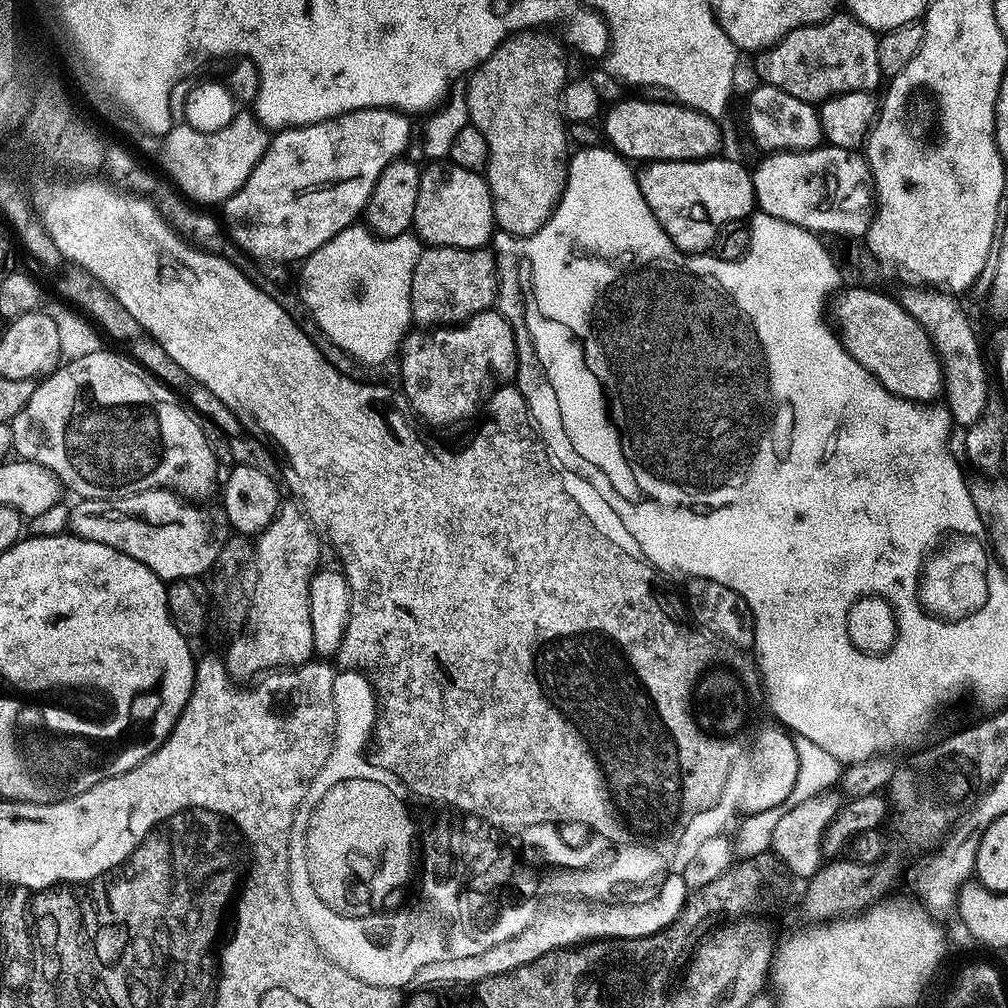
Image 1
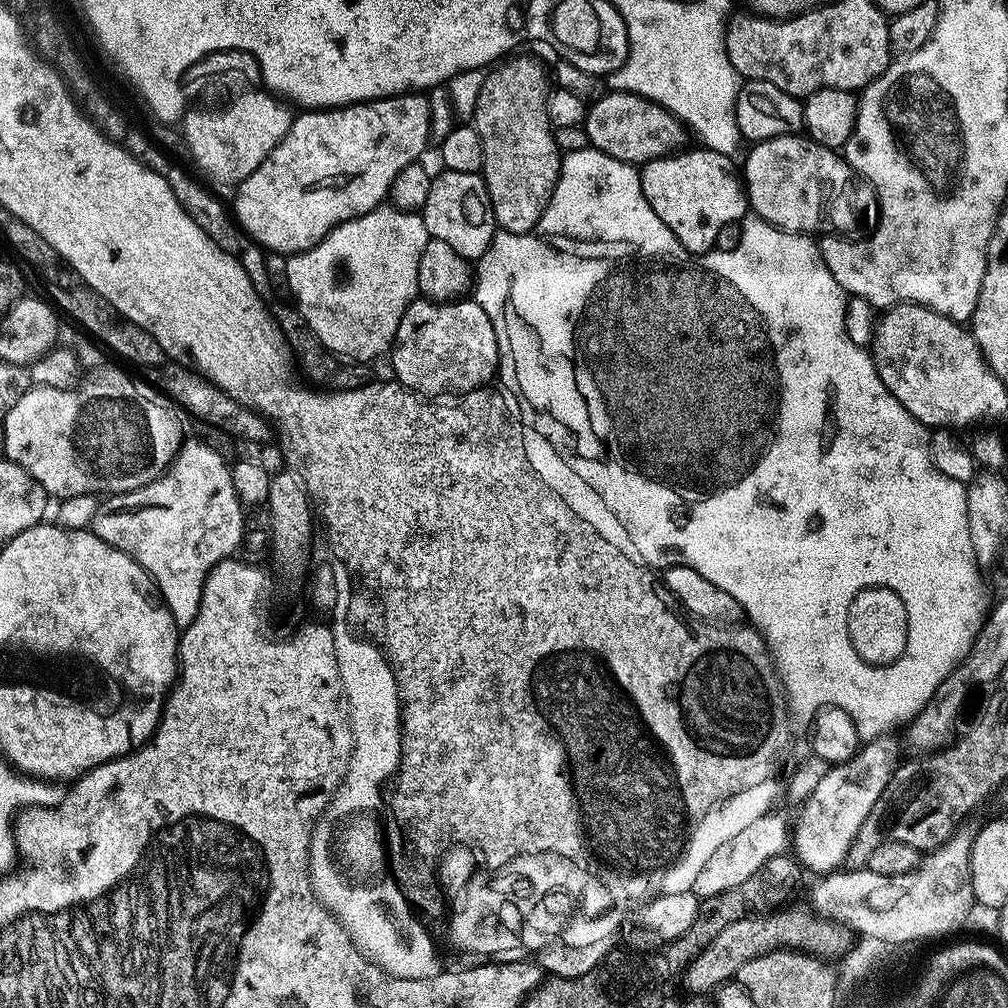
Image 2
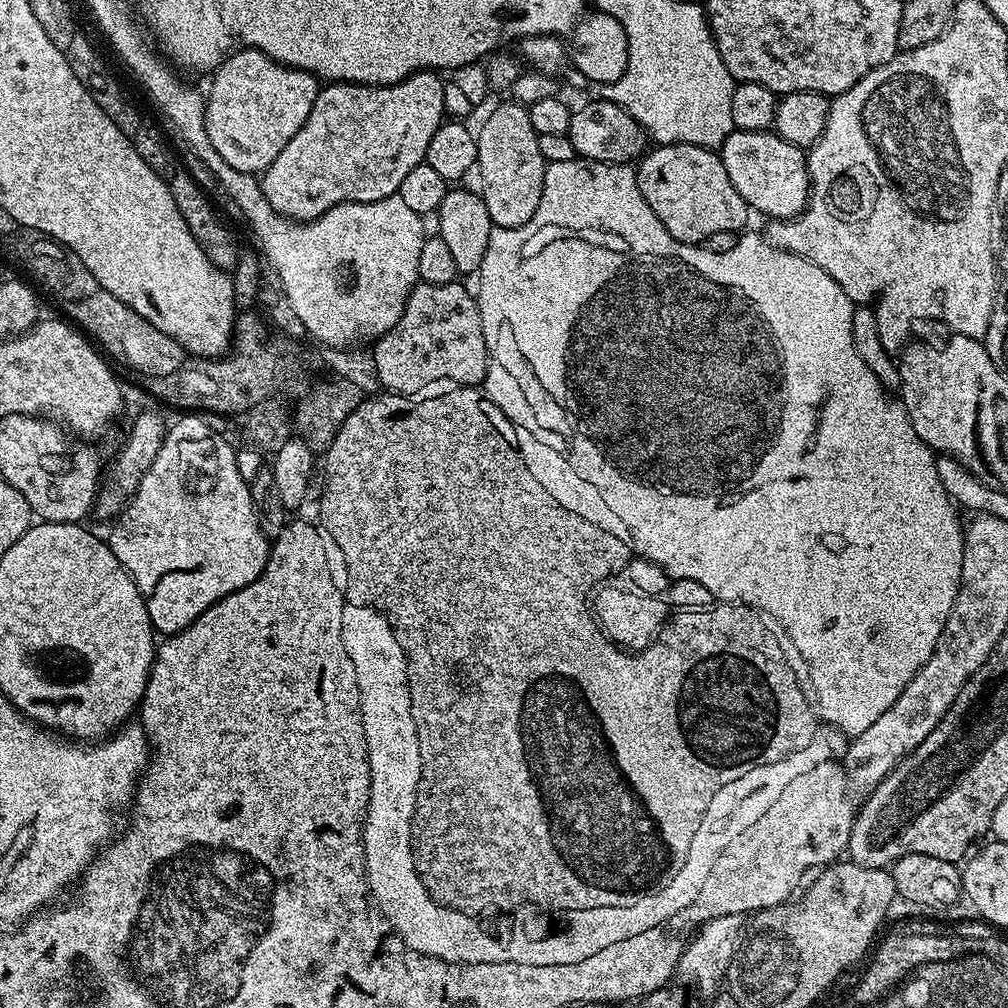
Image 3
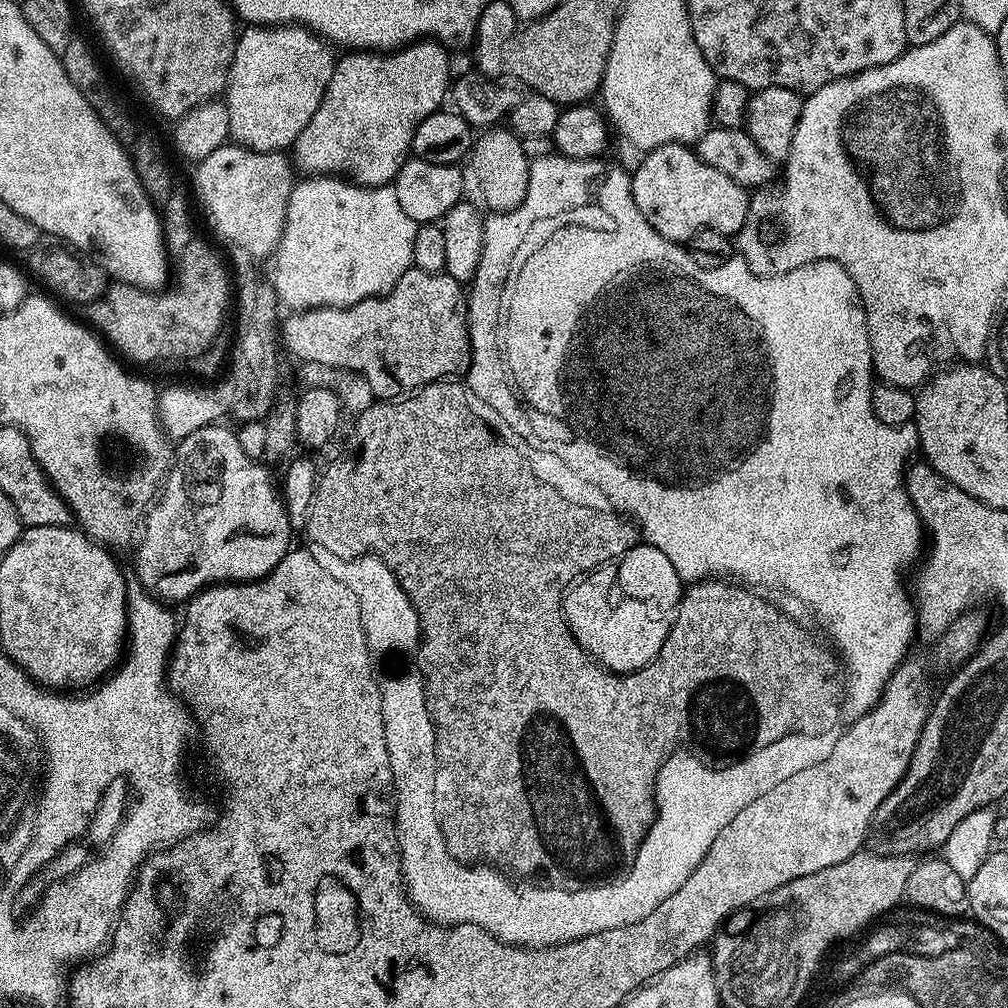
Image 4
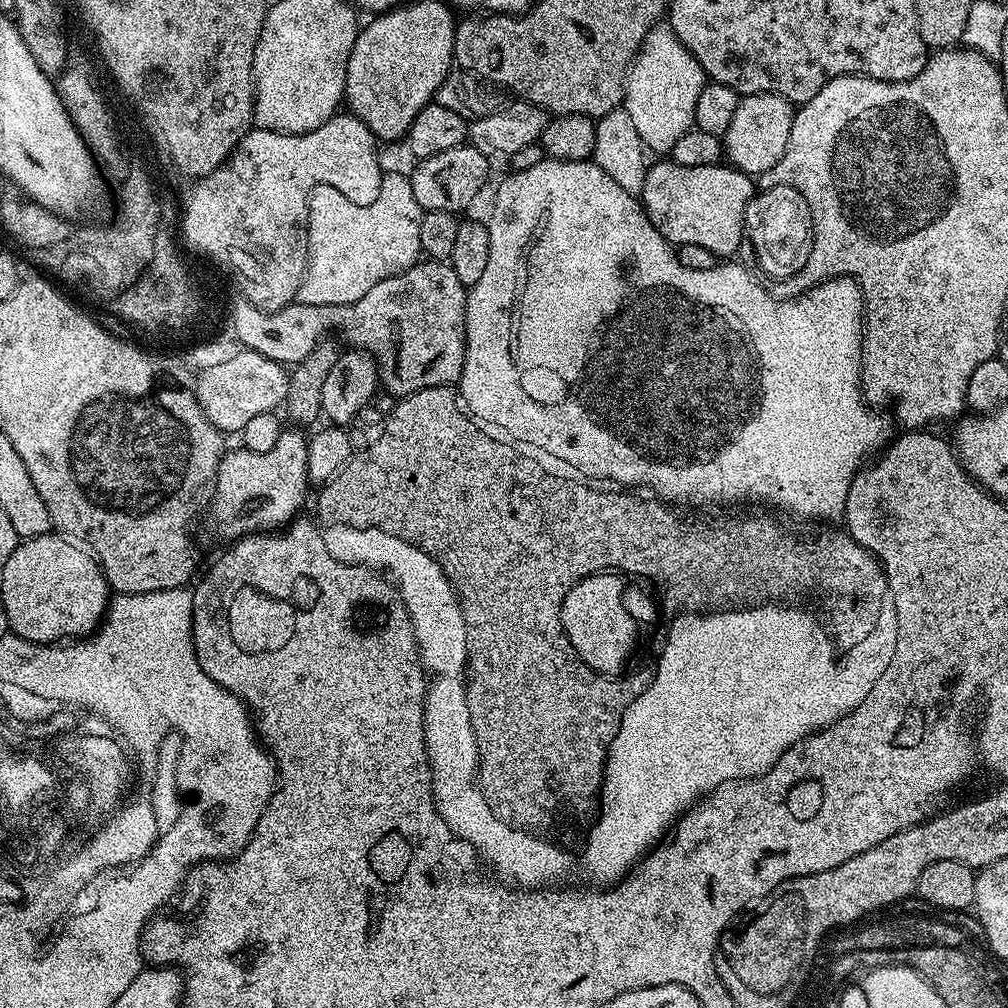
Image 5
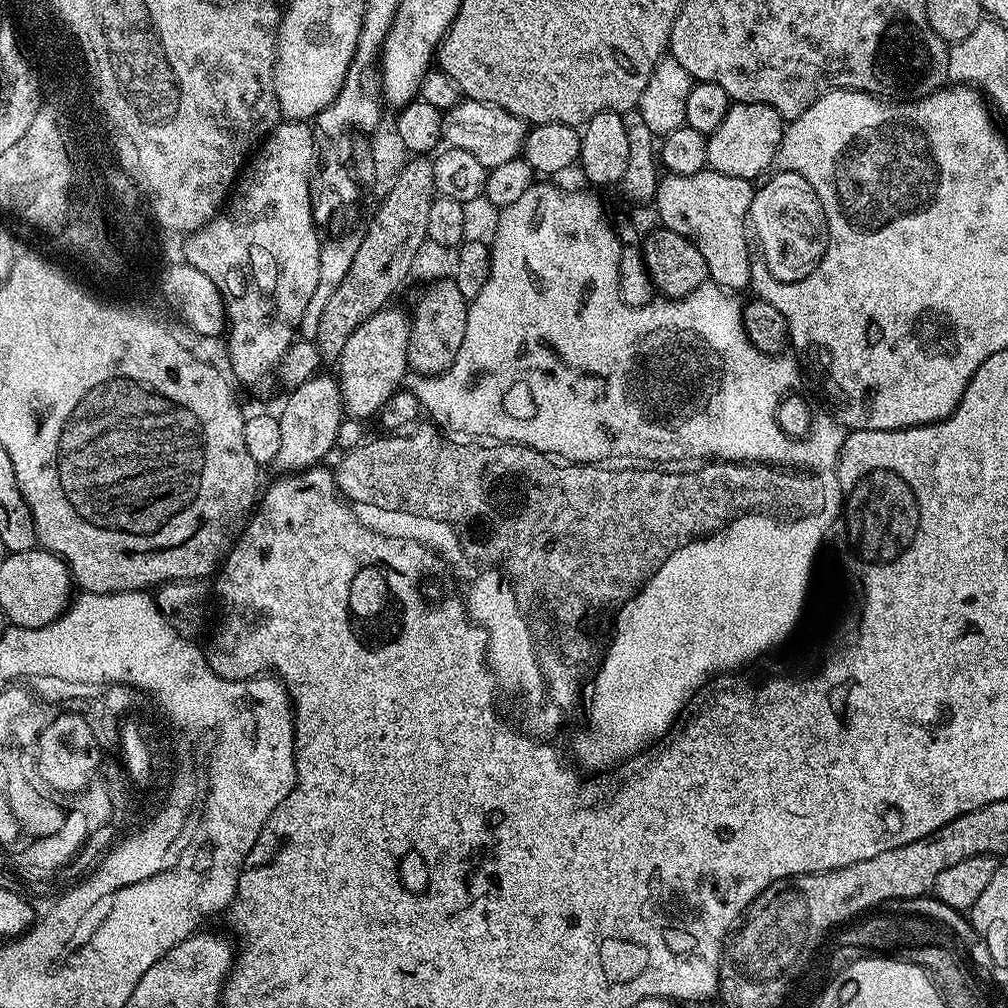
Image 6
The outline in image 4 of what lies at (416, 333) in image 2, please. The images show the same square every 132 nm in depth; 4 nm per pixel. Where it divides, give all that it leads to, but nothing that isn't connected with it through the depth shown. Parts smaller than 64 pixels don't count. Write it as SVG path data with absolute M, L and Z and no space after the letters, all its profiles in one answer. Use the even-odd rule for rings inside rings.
M415 266L407 268L402 274L402 278L398 278L396 285L384 296L371 296L349 308L305 308L293 311L291 314L288 314L285 320L283 317L282 323L278 328L278 336L282 341L283 349L285 346L292 355L297 356L297 361L316 362L332 368L348 369L361 375L362 378L366 378L375 399L380 402L391 402L403 397L405 394L411 394L416 391L416 388L425 386L426 382L431 381L433 377L467 373L472 361L472 343L468 333L468 296L466 295L465 285L458 283L444 272L427 272Z

